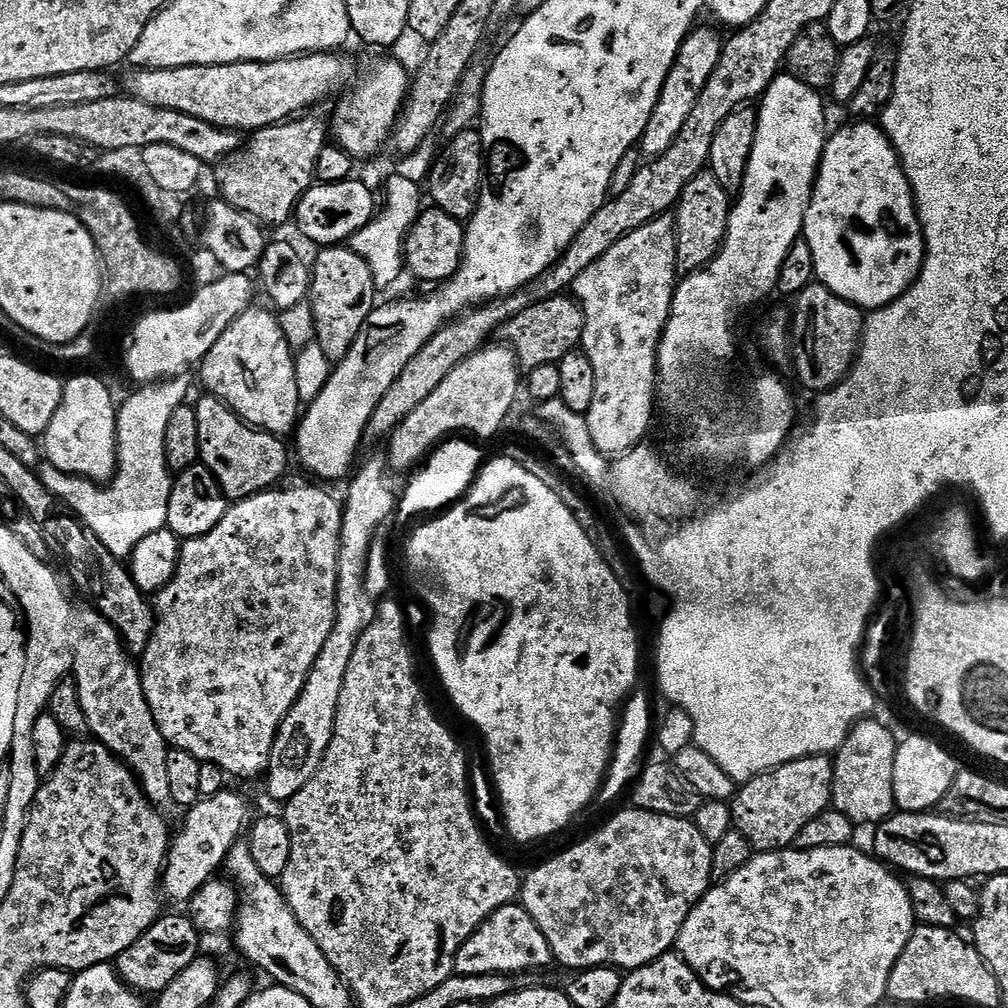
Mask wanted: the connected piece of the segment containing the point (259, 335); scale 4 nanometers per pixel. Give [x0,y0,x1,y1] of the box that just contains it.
[198,308,302,438]

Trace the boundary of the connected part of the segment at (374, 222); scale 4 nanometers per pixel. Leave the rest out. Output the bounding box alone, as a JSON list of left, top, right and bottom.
[350,176,422,286]

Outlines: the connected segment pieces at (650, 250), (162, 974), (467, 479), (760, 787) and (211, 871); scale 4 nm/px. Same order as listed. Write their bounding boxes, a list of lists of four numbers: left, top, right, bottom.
[[570,215,676,458],[116,915,201,994],[394,438,482,521],[730,754,833,853],[160,790,249,905]]

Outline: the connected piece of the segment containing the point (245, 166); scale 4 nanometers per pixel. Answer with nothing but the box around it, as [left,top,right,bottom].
[215,114,330,226]

